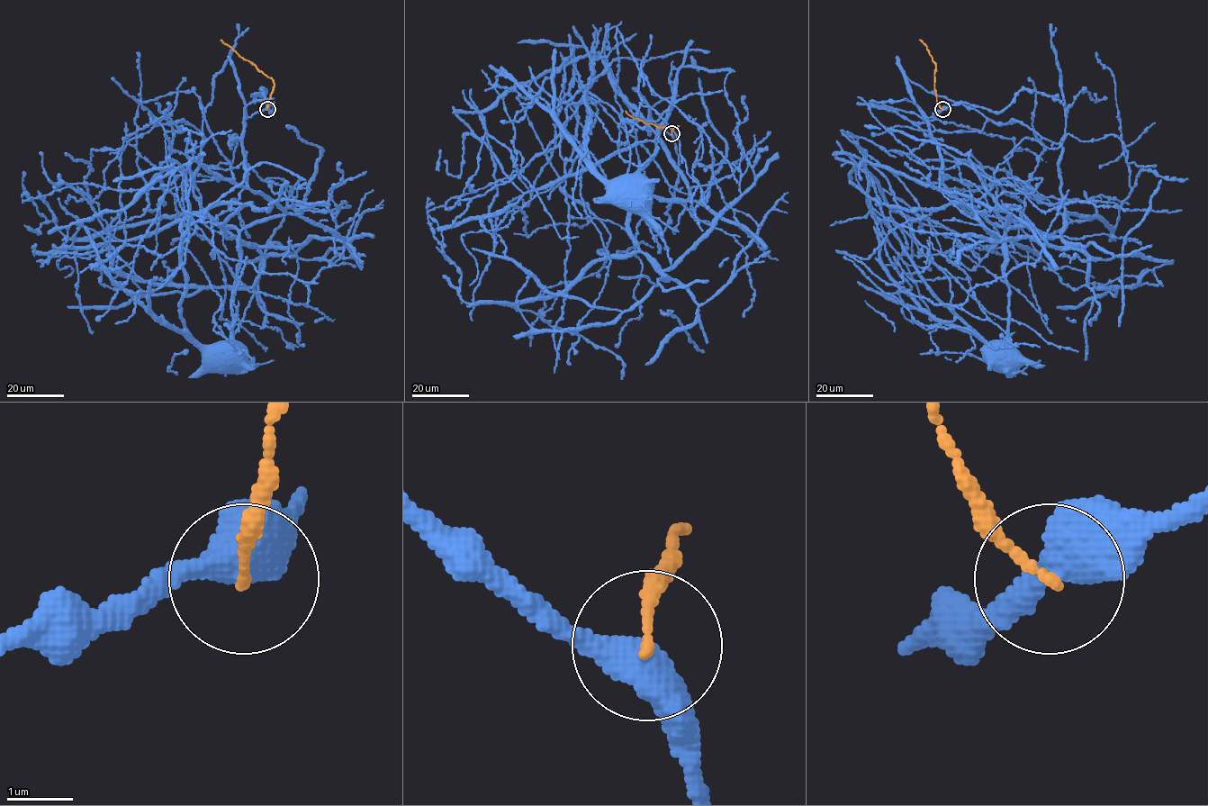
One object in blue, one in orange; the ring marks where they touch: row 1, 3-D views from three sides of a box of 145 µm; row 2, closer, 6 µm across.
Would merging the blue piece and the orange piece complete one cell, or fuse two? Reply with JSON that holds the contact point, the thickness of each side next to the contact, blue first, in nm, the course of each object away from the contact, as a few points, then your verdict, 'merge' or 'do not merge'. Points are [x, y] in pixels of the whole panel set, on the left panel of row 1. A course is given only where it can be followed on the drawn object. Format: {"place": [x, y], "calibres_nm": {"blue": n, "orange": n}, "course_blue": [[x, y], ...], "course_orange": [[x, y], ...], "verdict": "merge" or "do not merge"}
{"place": [267, 109], "calibres_nm": {"blue": 500, "orange": 140}, "course_blue": [[267, 109], [246, 118], [245, 183], [285, 214], [256, 220], [240, 231], [230, 336], [214, 347], [223, 353]], "course_orange": [[267, 110], [274, 81], [220, 40]], "verdict": "do not merge"}

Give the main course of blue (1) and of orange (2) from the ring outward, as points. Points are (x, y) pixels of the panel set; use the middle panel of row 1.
1: (671, 133), (647, 122), (689, 200), (622, 195), (627, 180)
2: (671, 133), (674, 128), (679, 125), (658, 127), (633, 118), (626, 111)

